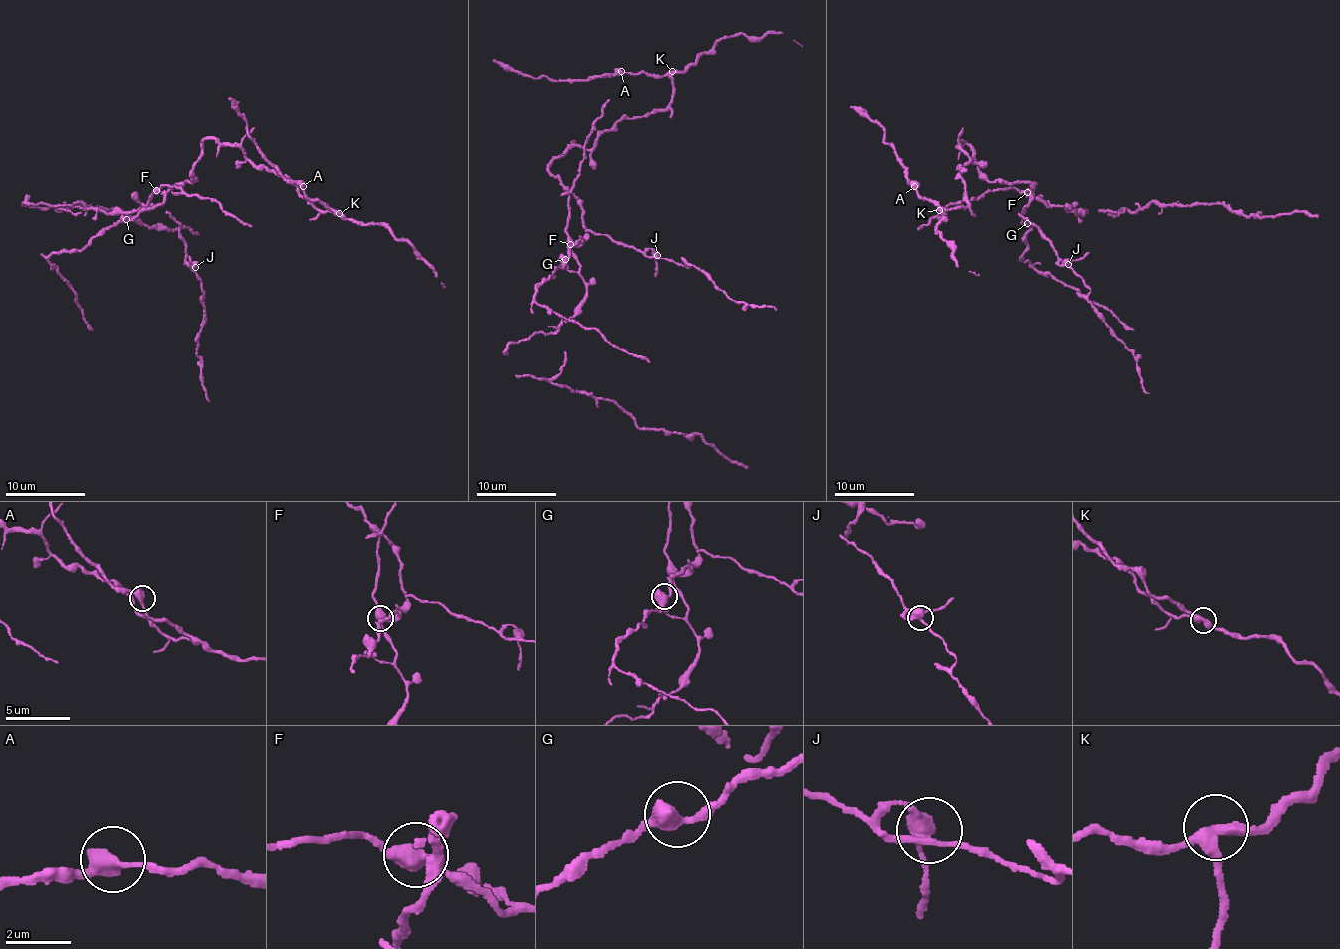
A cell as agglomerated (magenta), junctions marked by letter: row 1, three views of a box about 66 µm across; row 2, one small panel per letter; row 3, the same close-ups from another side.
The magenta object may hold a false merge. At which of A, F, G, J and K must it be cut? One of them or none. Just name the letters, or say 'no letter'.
F

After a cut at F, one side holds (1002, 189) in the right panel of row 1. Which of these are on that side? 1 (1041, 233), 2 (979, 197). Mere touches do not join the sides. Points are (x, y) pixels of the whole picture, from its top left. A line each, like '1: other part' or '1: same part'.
1: other part
2: same part

